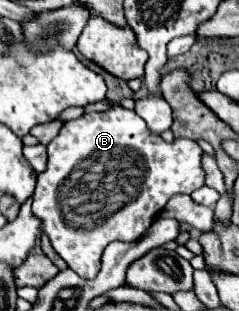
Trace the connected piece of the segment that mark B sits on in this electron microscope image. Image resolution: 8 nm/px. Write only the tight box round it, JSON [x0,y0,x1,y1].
[33,106,205,278]

